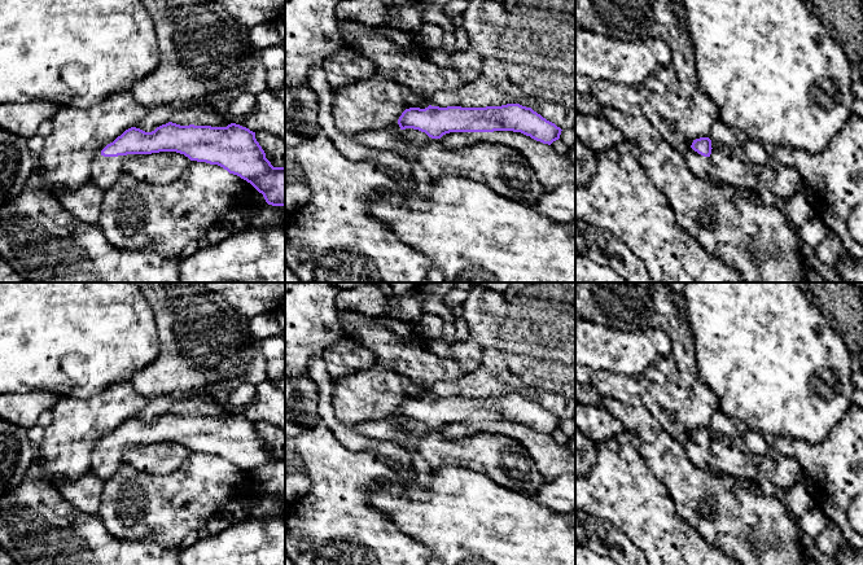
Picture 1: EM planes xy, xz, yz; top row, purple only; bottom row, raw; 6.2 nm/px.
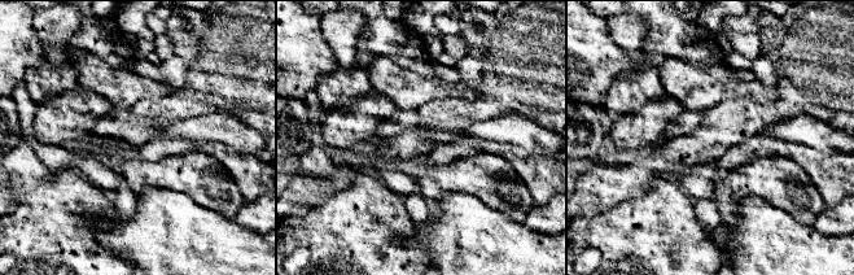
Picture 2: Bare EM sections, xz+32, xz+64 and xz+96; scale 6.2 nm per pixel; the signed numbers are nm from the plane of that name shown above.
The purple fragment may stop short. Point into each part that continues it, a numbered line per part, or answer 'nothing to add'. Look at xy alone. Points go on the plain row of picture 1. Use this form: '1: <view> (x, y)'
1: xy (105, 461)

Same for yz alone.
1: yz (701, 456)

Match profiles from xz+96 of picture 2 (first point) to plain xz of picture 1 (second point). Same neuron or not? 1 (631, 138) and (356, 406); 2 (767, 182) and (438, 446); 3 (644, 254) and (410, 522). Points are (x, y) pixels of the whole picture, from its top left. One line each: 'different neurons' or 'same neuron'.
1: same neuron
2: same neuron
3: different neurons

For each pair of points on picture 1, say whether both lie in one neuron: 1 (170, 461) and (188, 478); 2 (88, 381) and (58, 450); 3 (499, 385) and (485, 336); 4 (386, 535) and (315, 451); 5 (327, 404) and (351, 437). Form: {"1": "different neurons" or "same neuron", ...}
{"1": "different neurons", "2": "different neurons", "3": "same neuron", "4": "same neuron", "5": "same neuron"}

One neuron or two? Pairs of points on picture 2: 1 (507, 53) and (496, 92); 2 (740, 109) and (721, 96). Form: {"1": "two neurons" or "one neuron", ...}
{"1": "one neuron", "2": "two neurons"}

